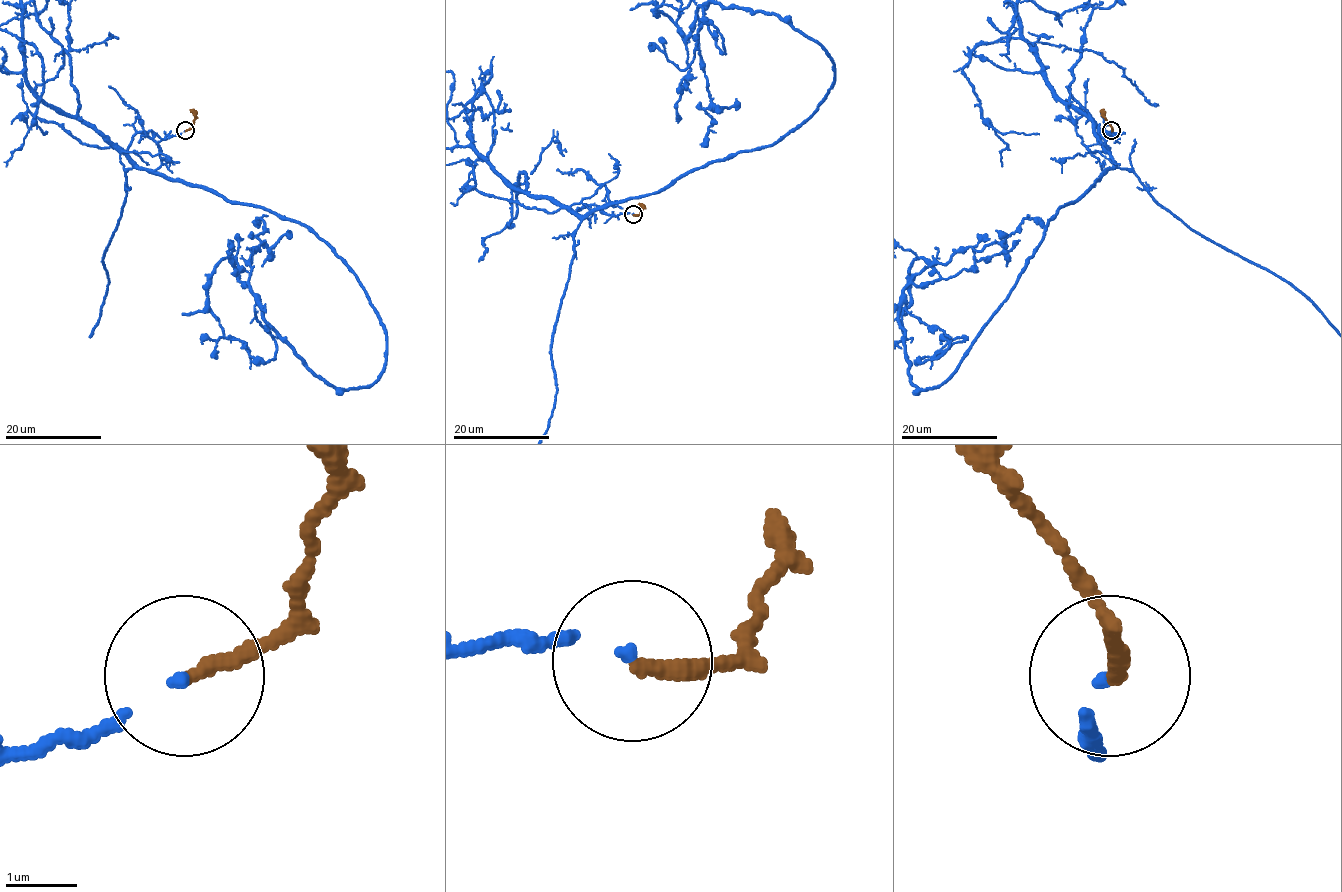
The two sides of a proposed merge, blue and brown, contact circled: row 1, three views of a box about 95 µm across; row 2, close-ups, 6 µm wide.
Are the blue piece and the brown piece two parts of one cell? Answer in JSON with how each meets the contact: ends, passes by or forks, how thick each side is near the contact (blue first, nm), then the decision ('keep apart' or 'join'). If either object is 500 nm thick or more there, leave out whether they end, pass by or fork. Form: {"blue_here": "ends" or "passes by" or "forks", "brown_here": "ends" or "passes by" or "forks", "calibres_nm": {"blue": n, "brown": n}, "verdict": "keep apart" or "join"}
{"blue_here": "ends", "brown_here": "ends", "calibres_nm": {"blue": 100, "brown": 220}, "verdict": "join"}

